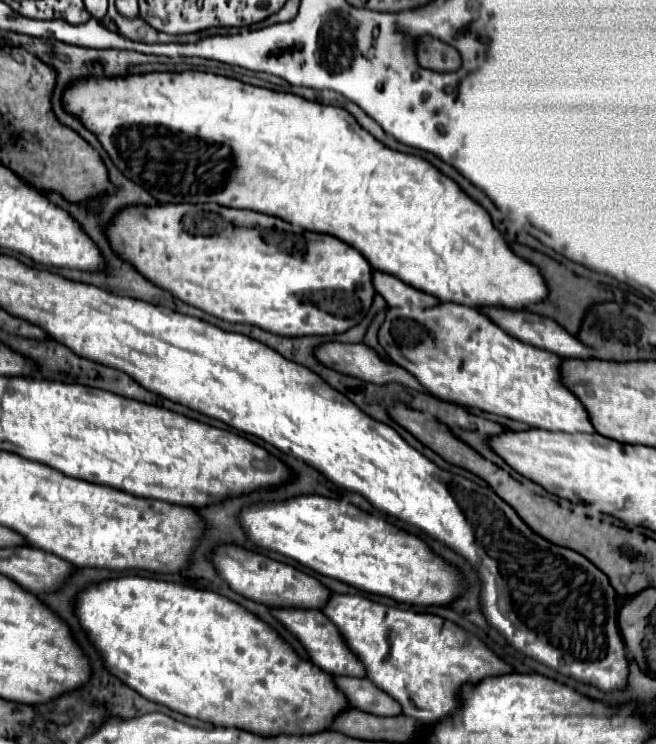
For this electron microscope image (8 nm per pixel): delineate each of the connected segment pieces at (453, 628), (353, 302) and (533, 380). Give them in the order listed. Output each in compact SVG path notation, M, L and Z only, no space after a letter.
M331 593L321 611L335 623L343 641L349 645L351 653L363 663L365 677L373 681L373 685L377 685L381 691L389 693L389 697L393 697L401 705L403 715L415 717L421 723L437 723L443 719L443 715L449 717L451 713L455 713L459 707L457 689L461 689L461 685L477 683L489 675L511 673L511 667L503 663L483 641L463 631L453 621L445 621L437 615L385 607L363 595L341 595L341 593Z
M213 203L127 207L109 225L107 237L123 259L131 261L149 281L171 291L177 299L223 321L257 325L275 335L305 337L345 333L369 313L375 297L373 267L357 249L337 237L305 231L279 217L257 211Z
M439 303L431 309L389 309L379 343L391 361L413 373L435 397L485 413L509 417L529 427L563 433L597 433L587 409L563 385L563 359L517 341L487 315L463 305Z

